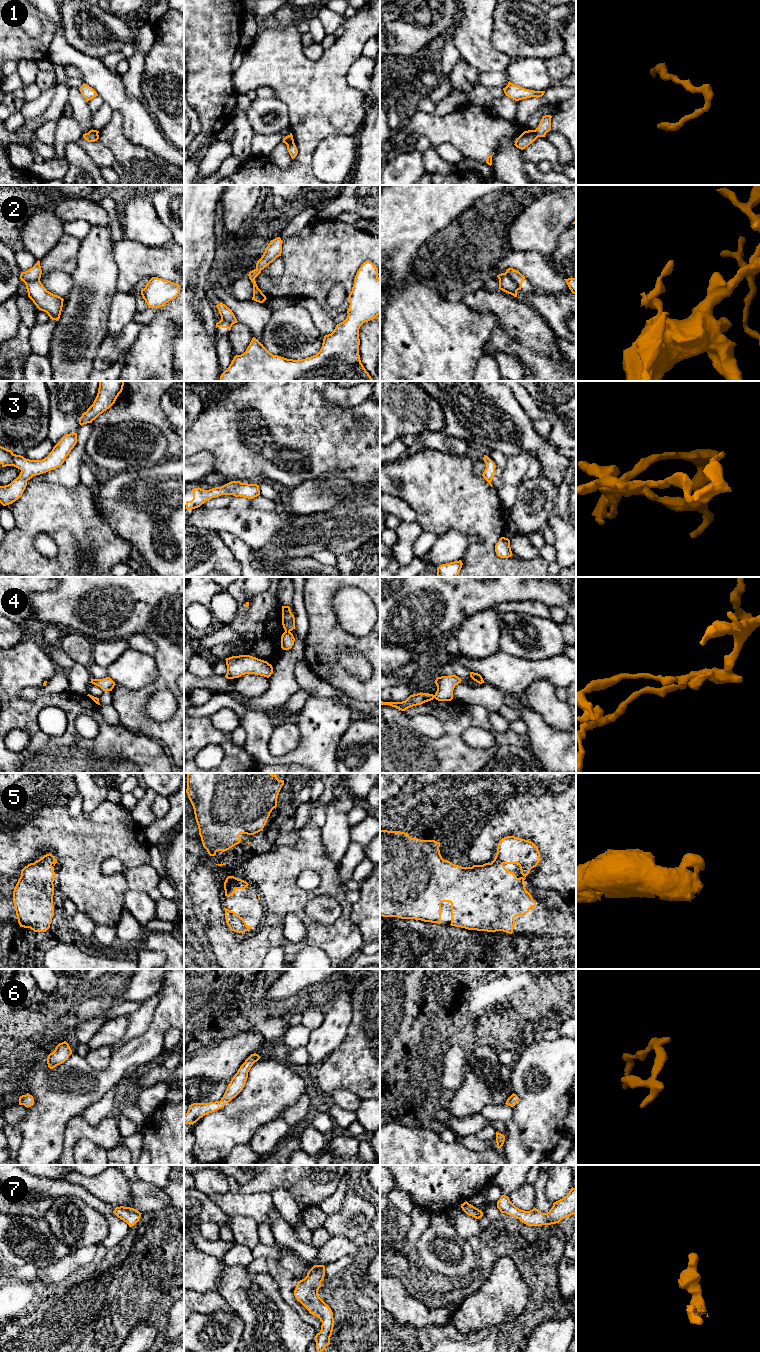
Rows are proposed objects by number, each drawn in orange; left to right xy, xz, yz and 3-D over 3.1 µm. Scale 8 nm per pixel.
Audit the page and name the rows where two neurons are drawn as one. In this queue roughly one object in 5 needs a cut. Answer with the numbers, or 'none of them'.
1, 2, 4

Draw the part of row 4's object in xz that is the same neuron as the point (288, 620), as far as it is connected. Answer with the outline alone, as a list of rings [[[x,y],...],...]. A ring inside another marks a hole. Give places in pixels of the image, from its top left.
[[[282,606],[282,625],[287,632],[295,629],[295,617],[289,606]]]

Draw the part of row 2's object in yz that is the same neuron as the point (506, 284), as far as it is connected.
[[[506,273],[497,275],[499,279],[499,289],[517,297],[517,291],[520,290],[518,285]]]

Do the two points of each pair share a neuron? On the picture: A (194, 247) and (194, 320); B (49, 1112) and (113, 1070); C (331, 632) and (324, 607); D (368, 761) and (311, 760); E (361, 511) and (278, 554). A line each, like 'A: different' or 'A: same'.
A: same
B: same
C: same
D: different
E: same

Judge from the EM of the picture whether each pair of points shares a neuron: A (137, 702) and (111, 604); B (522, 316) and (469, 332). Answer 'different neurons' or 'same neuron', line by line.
A: same neuron
B: different neurons

